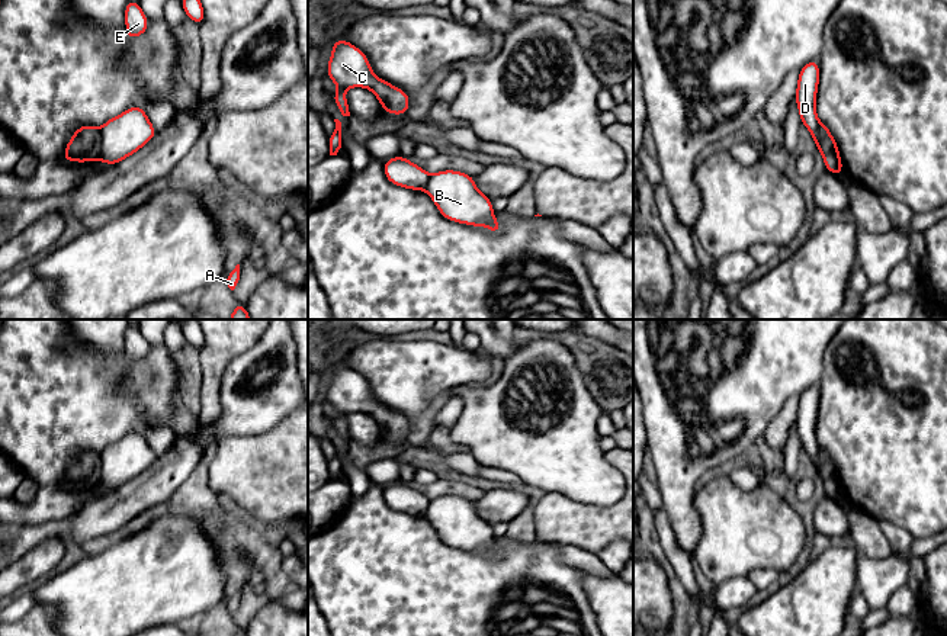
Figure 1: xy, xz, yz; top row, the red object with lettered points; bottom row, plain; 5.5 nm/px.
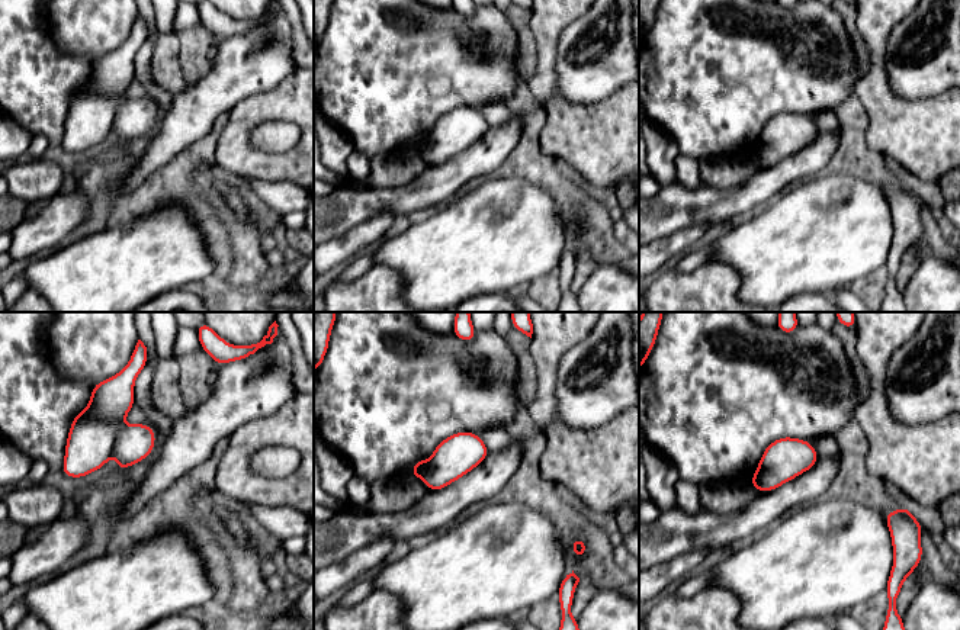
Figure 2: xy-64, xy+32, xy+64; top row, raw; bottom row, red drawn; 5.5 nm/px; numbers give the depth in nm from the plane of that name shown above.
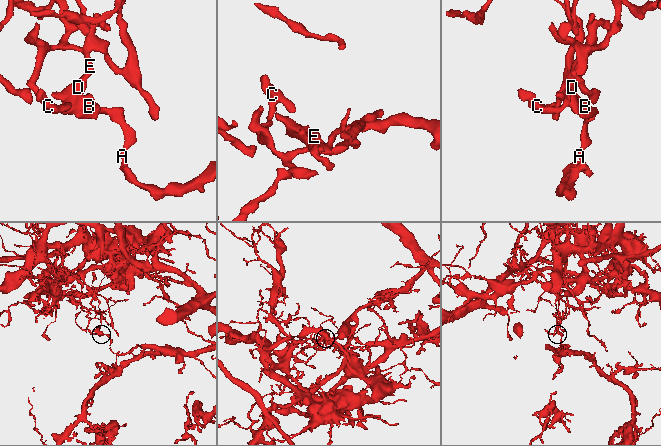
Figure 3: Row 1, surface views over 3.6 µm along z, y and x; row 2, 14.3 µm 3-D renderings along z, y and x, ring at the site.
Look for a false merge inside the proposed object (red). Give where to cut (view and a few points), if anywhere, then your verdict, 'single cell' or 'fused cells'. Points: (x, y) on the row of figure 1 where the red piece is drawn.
xy (100, 129), (100, 150), (96, 157) | fused cells

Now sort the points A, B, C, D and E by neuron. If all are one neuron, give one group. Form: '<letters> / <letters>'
A B / C D E

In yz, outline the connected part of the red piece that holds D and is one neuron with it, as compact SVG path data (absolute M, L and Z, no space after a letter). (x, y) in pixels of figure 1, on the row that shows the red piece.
M812 60L799 70L796 105L800 122L808 128L813 141L818 141L819 119L816 115L816 91L819 87L819 60Z

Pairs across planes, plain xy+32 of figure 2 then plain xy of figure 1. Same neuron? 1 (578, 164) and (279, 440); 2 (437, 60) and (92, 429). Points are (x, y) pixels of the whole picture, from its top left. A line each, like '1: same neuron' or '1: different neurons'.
1: same neuron
2: same neuron

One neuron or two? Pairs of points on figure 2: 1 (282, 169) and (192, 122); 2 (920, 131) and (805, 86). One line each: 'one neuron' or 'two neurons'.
1: two neurons
2: two neurons

